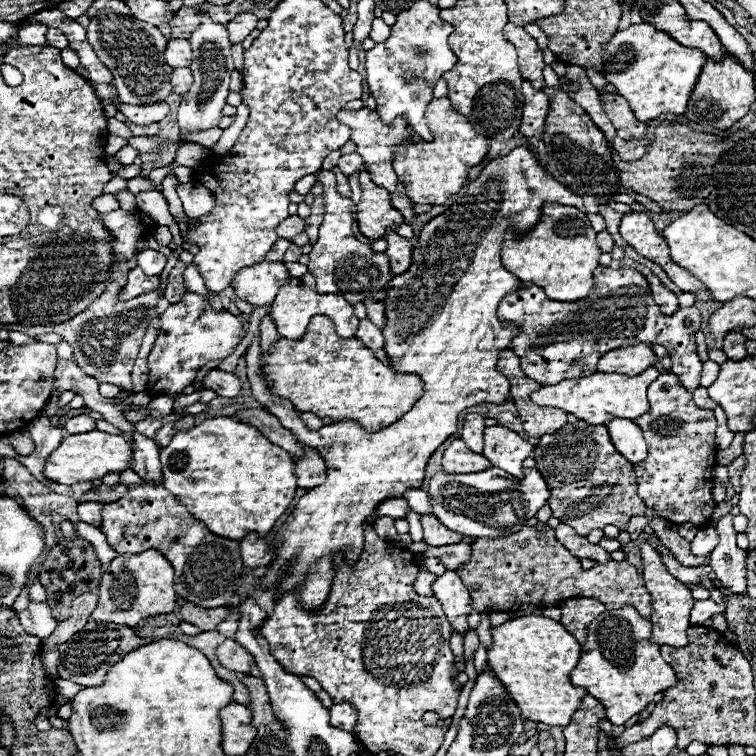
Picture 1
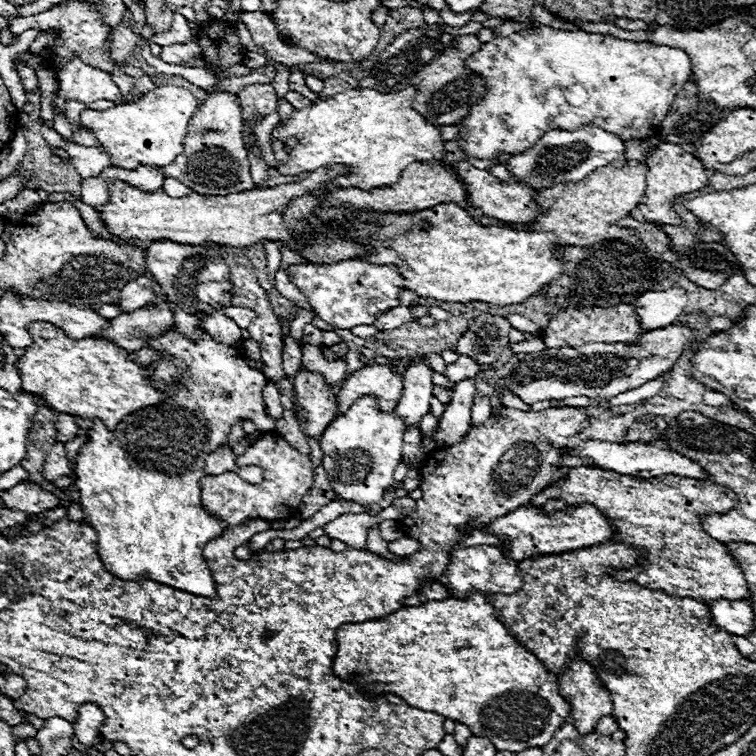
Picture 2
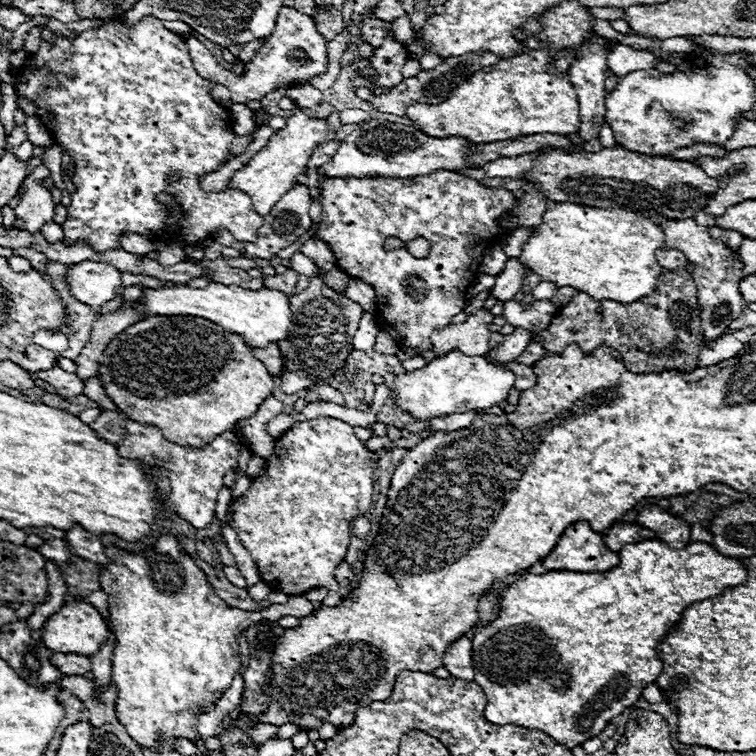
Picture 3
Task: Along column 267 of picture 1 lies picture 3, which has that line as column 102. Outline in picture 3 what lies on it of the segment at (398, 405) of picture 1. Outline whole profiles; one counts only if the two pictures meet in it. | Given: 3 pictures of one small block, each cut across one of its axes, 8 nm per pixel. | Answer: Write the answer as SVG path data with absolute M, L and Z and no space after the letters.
M144 318L120 332L104 350L98 366L100 380L108 398L140 424L158 426L170 442L202 448L218 434L232 430L236 422L256 414L260 404L274 392L274 376L254 358L240 334L228 334L222 326L204 318Z

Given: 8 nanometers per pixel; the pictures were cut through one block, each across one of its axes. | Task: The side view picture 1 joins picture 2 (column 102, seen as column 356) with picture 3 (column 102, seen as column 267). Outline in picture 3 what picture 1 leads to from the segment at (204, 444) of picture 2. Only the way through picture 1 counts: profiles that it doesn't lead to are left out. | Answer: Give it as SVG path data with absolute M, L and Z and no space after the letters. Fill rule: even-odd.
M94 376L94 378L88 378L88 380L86 380L84 394L86 394L90 400L98 402L102 410L116 410L114 402L112 402L112 400L106 396L106 392L102 390L102 382L100 382L100 378L98 378L98 376ZM164 532L156 540L154 550L146 554L128 554L116 546L106 546L106 556L114 564L108 564L106 572L100 574L100 586L108 594L108 612L118 634L112 658L112 682L118 688L116 716L144 748L174 752L178 738L196 744L200 738L196 730L198 718L224 696L242 666L238 636L266 616L264 612L232 608L220 600L194 560L188 554L180 554L180 546L170 532Z

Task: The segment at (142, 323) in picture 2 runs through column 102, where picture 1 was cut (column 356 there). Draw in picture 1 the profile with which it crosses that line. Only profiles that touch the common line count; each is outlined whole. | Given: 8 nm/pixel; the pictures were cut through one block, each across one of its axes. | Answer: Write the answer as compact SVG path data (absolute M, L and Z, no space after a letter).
M368 318L360 320L360 326L356 330L356 338L370 350L380 350L384 346L384 338L382 338L382 330L376 328Z

